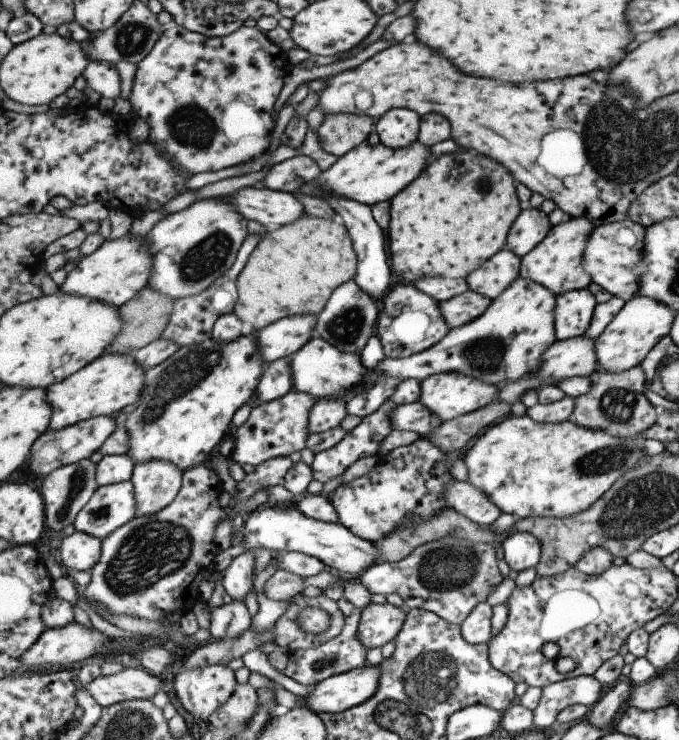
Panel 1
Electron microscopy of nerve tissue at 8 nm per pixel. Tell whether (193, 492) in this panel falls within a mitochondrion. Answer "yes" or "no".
no

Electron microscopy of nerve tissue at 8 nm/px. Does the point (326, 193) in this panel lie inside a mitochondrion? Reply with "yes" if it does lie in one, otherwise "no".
no

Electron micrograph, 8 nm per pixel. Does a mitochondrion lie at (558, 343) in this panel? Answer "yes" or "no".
no

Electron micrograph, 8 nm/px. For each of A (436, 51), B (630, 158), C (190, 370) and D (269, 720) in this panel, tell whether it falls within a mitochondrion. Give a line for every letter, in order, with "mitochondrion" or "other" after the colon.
A: other
B: mitochondrion
C: mitochondrion
D: other

